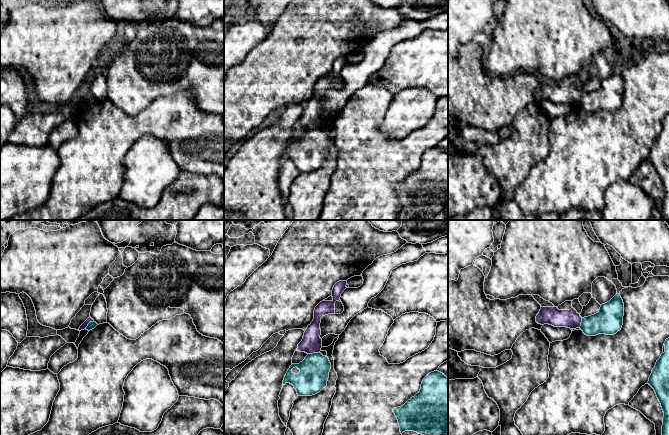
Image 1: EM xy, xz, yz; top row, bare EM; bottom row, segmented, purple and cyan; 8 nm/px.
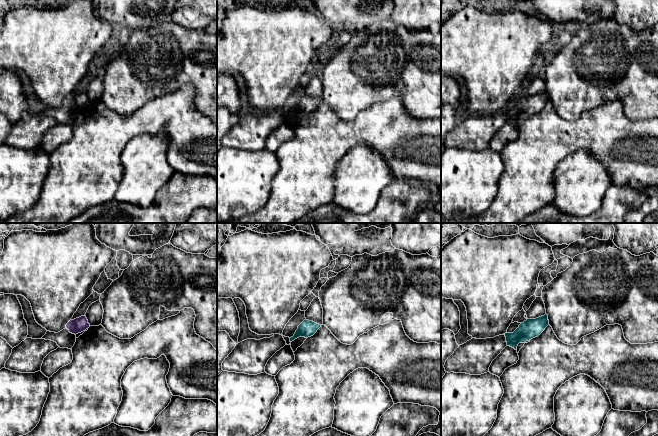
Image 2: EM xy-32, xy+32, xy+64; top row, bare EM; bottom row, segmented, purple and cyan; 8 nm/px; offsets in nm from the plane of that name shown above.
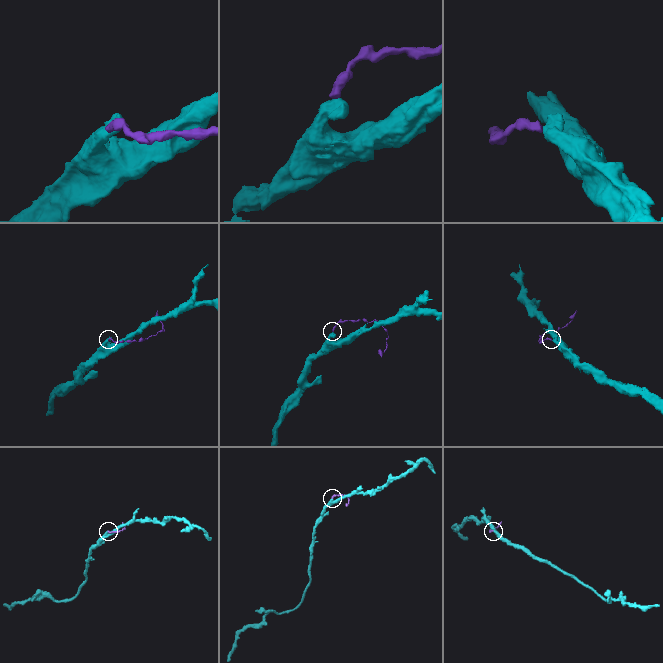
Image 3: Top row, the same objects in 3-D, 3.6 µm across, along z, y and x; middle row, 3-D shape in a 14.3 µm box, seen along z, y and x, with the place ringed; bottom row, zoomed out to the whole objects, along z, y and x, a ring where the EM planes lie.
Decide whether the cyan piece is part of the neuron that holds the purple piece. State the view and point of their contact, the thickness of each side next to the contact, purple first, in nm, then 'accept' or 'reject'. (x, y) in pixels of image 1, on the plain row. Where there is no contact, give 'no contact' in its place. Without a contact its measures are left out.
meets purple in xz at (313, 128); 160 nm thick on the purple side, 240 nm on the other; reject

